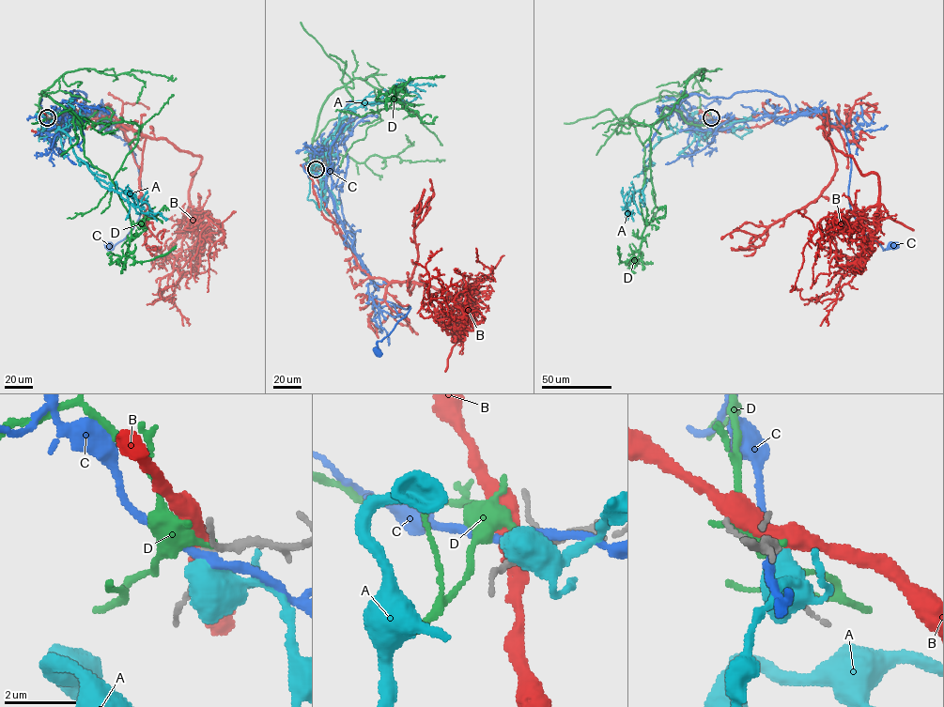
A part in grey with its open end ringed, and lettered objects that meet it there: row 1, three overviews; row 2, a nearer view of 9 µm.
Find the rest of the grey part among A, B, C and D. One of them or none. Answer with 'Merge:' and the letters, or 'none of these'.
Merge: none of these

